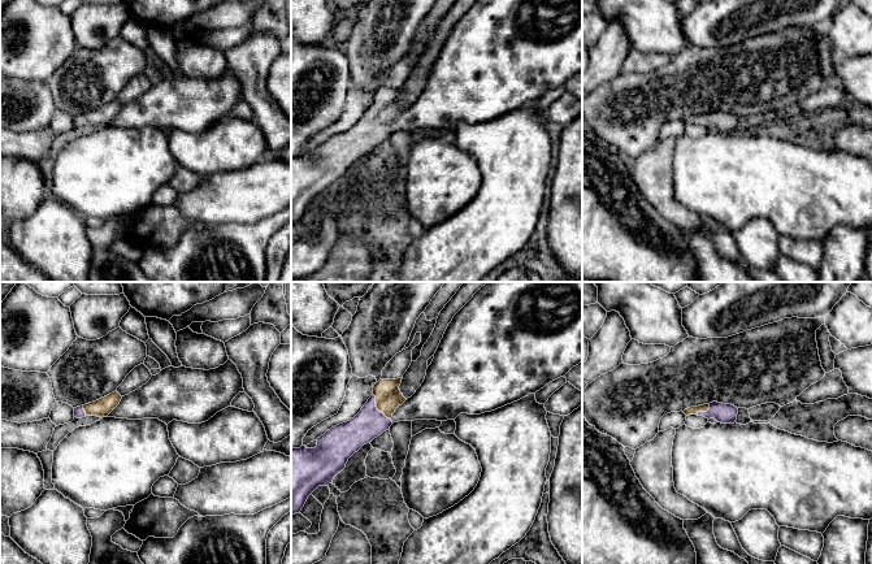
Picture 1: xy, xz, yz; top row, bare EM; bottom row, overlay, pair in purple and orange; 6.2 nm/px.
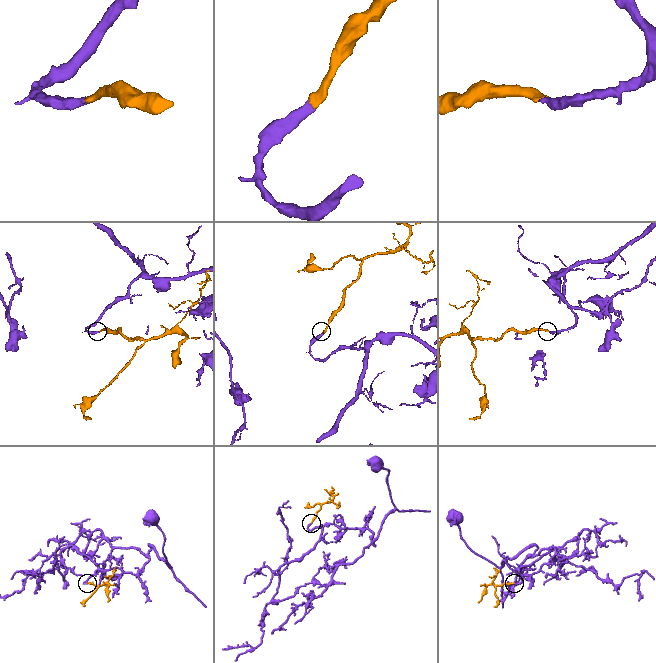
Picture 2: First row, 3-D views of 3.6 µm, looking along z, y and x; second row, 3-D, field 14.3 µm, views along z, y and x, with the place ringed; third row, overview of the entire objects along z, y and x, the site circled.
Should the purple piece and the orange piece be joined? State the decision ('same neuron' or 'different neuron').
same neuron

